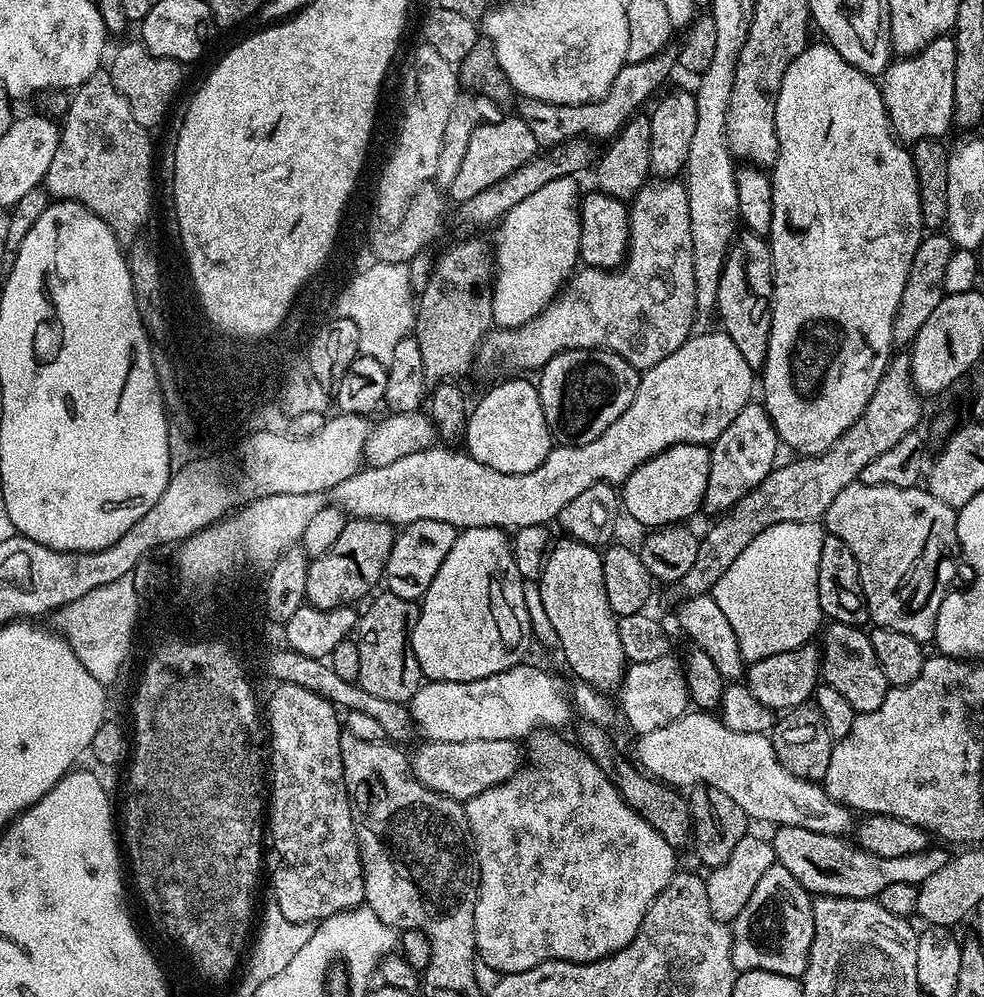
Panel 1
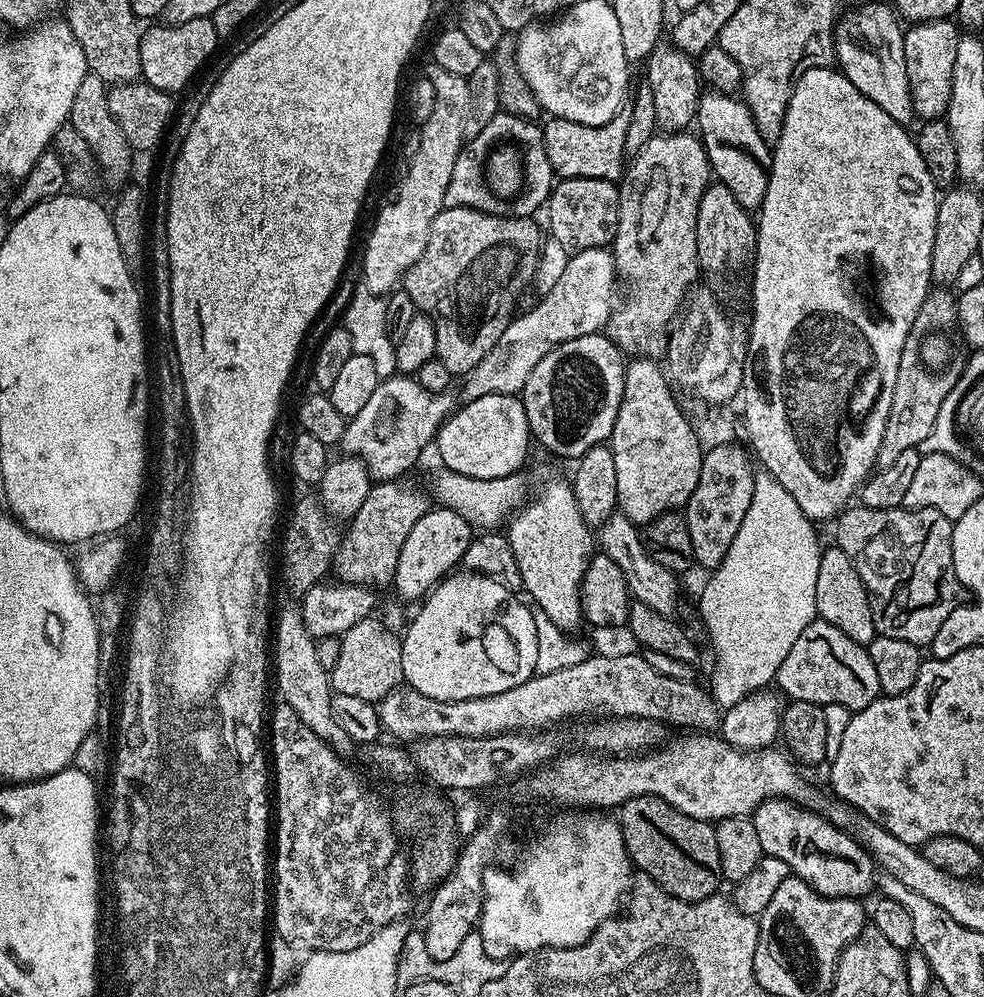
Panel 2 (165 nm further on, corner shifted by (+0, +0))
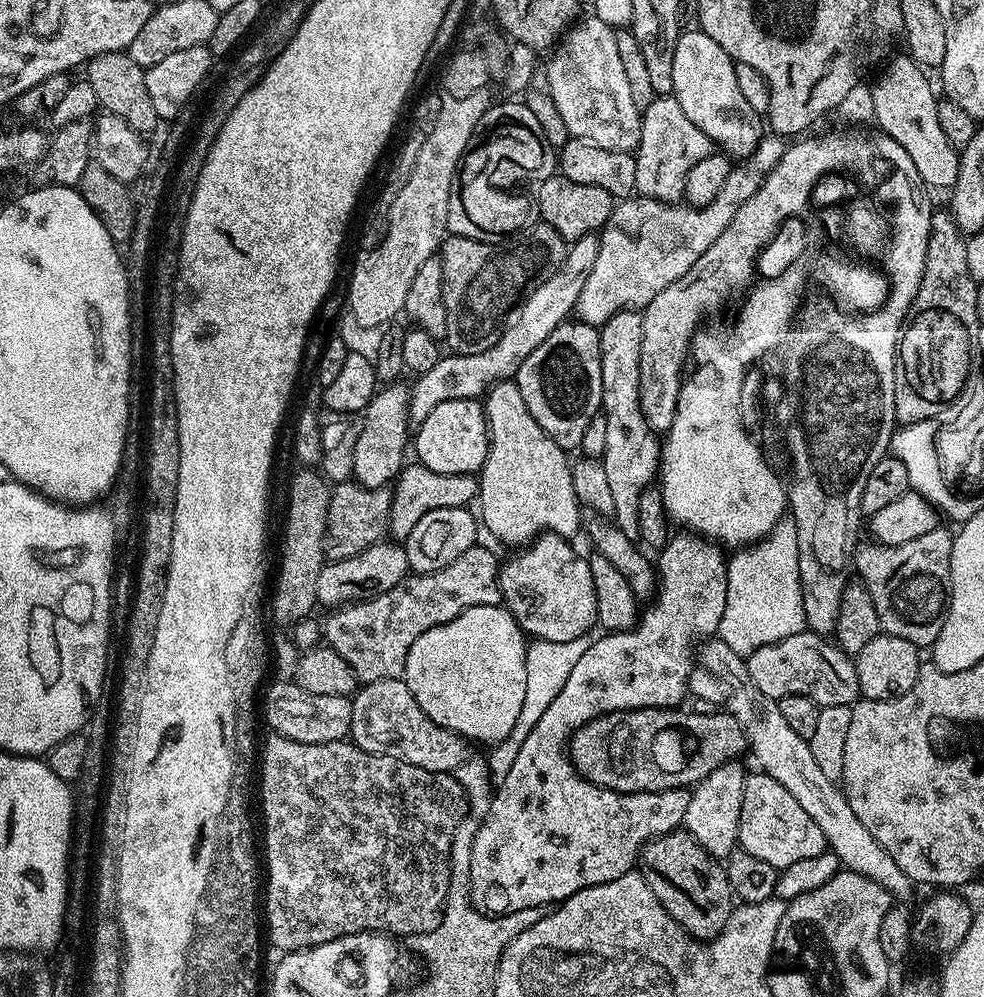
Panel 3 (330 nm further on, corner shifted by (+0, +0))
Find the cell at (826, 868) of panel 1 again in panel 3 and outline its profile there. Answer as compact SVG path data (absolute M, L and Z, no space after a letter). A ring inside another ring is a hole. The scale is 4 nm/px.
M756 770L753 776L752 773L745 775L738 844L743 851L754 854L754 858L762 858L762 862L770 862L777 870L794 866L794 862L806 858L823 856L828 848L818 822L798 806L794 794L790 794L782 782L763 770Z

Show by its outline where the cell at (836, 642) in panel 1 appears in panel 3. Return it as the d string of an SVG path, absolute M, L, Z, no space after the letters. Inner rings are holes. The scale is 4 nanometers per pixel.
M805 630L777 644L753 647L746 656L748 676L762 694L777 702L787 696L805 696L821 706L851 706L861 699L856 665L853 657L828 640L823 640L816 630Z

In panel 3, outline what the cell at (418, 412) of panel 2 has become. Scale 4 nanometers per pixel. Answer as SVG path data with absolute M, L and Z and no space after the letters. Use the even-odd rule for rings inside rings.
M595 235L583 236L571 241L559 270L552 276L545 276L536 289L523 297L522 303L511 317L512 325L510 320L507 327L501 331L498 342L482 350L482 354L441 355L438 366L434 366L434 370L415 377L416 385L414 383L411 385L408 398L408 414L411 423L420 425L426 418L426 414L430 414L430 410L434 410L434 406L439 406L442 402L480 398L493 384L511 381L522 366L522 362L530 358L534 349L542 342L546 342L550 333L573 315L578 294L582 294L582 286L586 286L586 278L591 274L594 258L598 258L599 245L599 239Z

